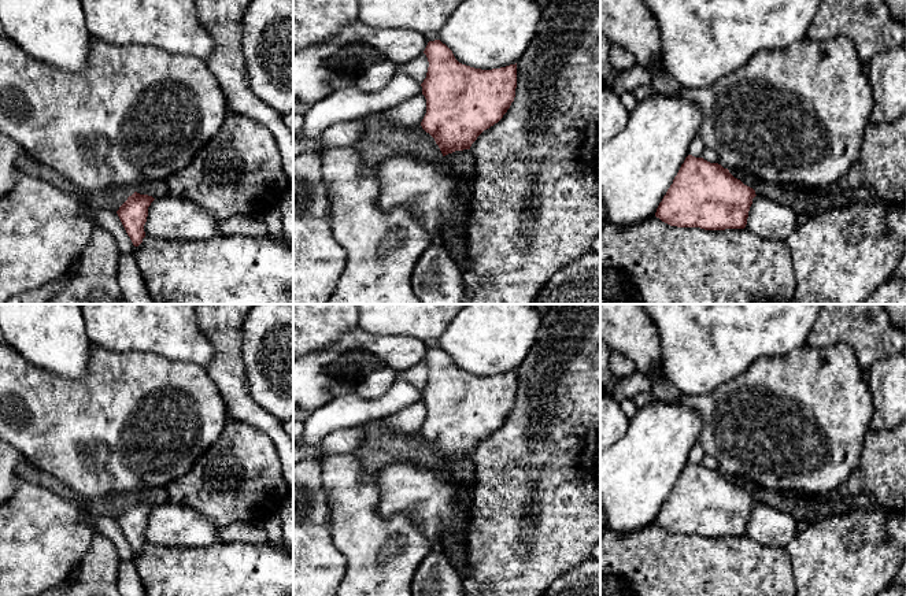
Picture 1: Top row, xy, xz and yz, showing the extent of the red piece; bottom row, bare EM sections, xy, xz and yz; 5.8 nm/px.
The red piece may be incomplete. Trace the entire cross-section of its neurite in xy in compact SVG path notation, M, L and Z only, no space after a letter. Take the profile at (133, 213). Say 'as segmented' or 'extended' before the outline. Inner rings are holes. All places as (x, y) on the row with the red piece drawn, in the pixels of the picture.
as segmented | M134 192L117 211L134 247L138 247L145 237L144 225L148 216L148 207L154 200L152 196Z

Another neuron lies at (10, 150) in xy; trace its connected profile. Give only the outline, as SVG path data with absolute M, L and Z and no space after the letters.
M0 132L0 196L14 189L21 175L16 160L22 153L22 147L14 138Z

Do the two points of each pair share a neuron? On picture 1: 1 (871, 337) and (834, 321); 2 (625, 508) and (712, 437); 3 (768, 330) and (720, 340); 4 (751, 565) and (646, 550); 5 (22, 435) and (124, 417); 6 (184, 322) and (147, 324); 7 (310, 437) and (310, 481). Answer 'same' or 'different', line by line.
1: same
2: different
3: same
4: same
5: same
6: same
7: different

